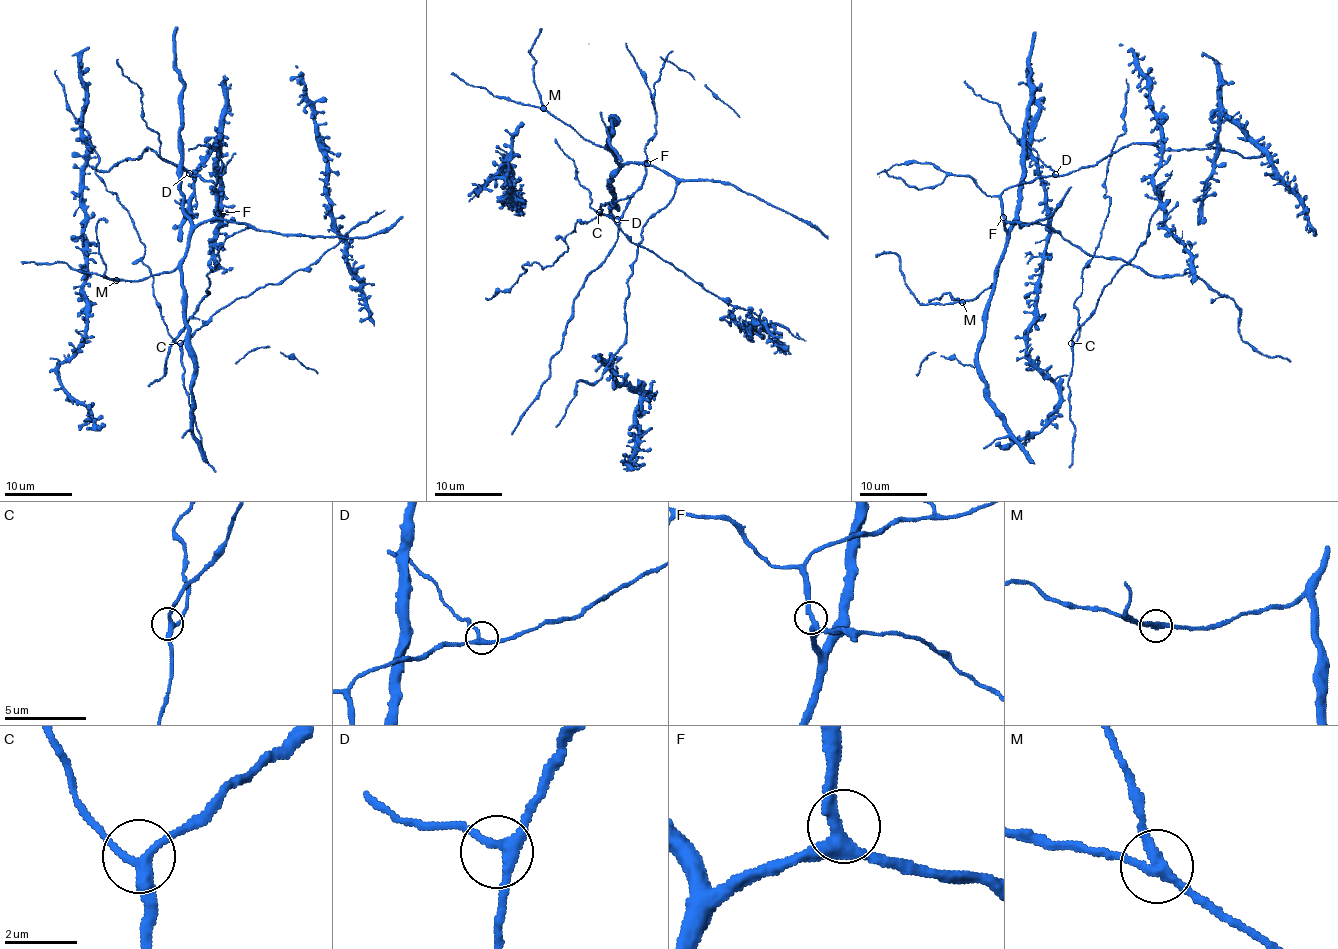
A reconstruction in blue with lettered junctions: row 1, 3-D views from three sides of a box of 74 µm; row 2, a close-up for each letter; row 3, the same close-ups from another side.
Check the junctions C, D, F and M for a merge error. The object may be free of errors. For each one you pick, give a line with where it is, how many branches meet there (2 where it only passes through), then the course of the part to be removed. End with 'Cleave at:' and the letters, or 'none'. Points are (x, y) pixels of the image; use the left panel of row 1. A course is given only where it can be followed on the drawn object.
Cleave at: none

